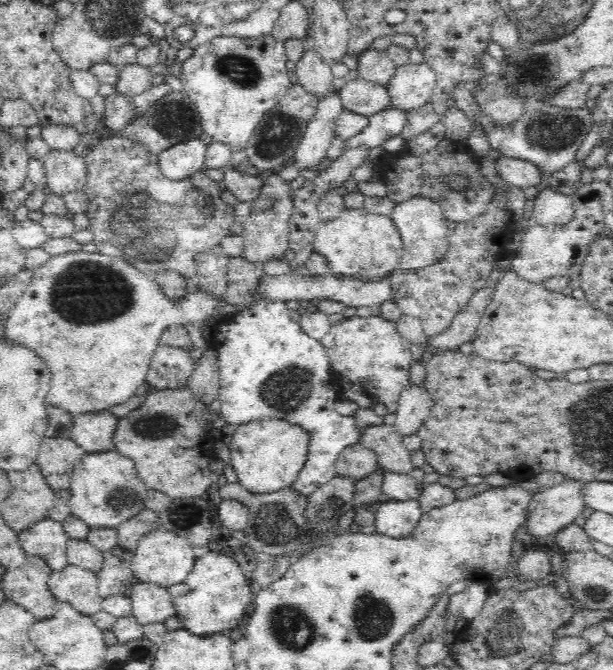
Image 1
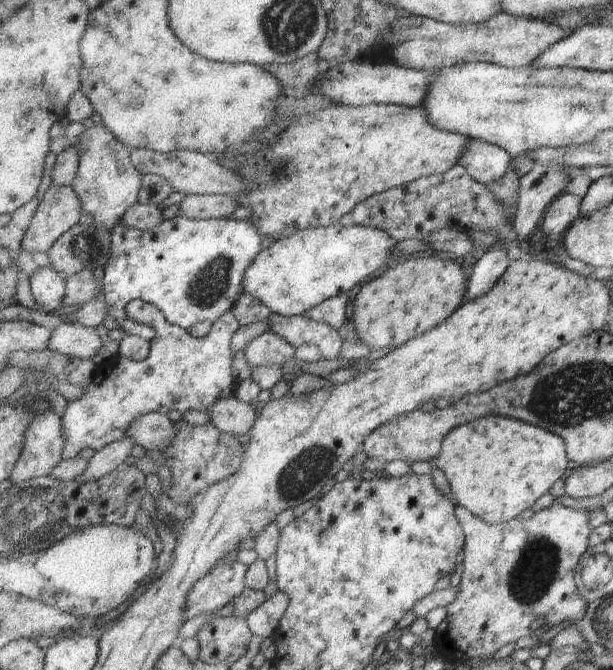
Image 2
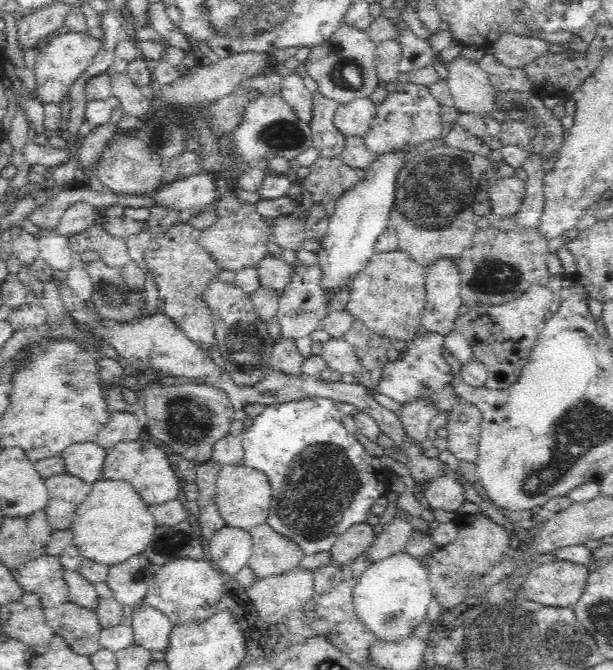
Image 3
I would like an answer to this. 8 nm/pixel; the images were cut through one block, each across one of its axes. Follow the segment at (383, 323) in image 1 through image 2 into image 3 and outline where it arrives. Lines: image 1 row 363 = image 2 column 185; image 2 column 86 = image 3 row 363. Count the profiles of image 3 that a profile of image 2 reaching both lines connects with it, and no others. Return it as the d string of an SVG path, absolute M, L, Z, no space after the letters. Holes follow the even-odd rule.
M423 331L413 341L406 342L406 347L398 359L389 361L382 372L379 384L375 389L383 395L389 396L406 405L412 402L426 400L437 410L448 412L447 448L456 459L477 464L480 445L480 424L482 424L482 411L474 403L464 399L456 393L453 379L454 371L441 355L441 346L444 335L431 331Z

